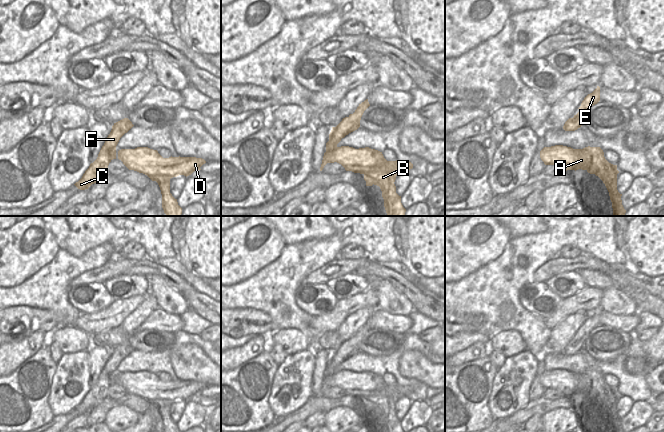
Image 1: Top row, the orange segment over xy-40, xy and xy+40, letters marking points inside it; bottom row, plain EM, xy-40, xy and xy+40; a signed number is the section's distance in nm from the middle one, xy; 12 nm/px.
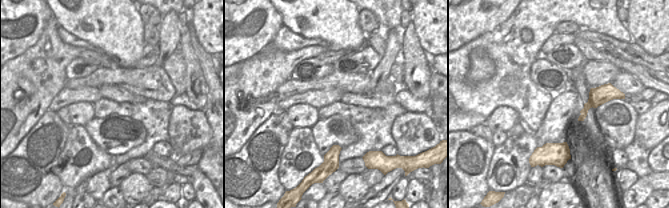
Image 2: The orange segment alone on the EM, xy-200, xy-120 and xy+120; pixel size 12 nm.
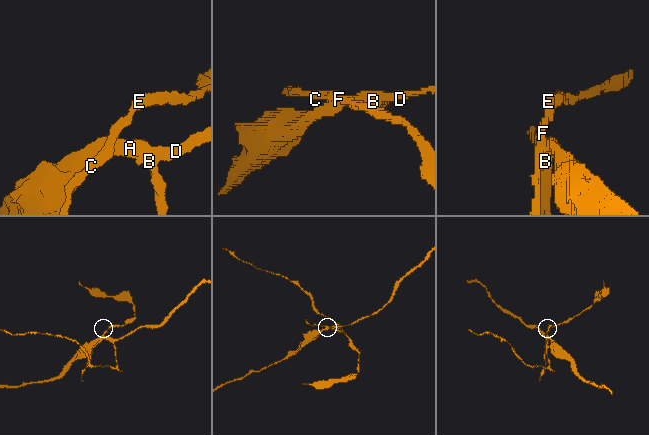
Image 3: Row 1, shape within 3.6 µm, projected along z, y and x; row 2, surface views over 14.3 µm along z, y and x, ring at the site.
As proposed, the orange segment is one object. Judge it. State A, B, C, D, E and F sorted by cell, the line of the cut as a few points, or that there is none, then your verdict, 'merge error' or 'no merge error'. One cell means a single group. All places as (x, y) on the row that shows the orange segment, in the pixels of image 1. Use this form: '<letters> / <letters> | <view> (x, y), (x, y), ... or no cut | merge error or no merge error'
A B D / C E F | xy (337, 147), (326, 151) | merge error

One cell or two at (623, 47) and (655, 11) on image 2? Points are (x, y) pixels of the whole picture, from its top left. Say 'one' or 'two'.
two

